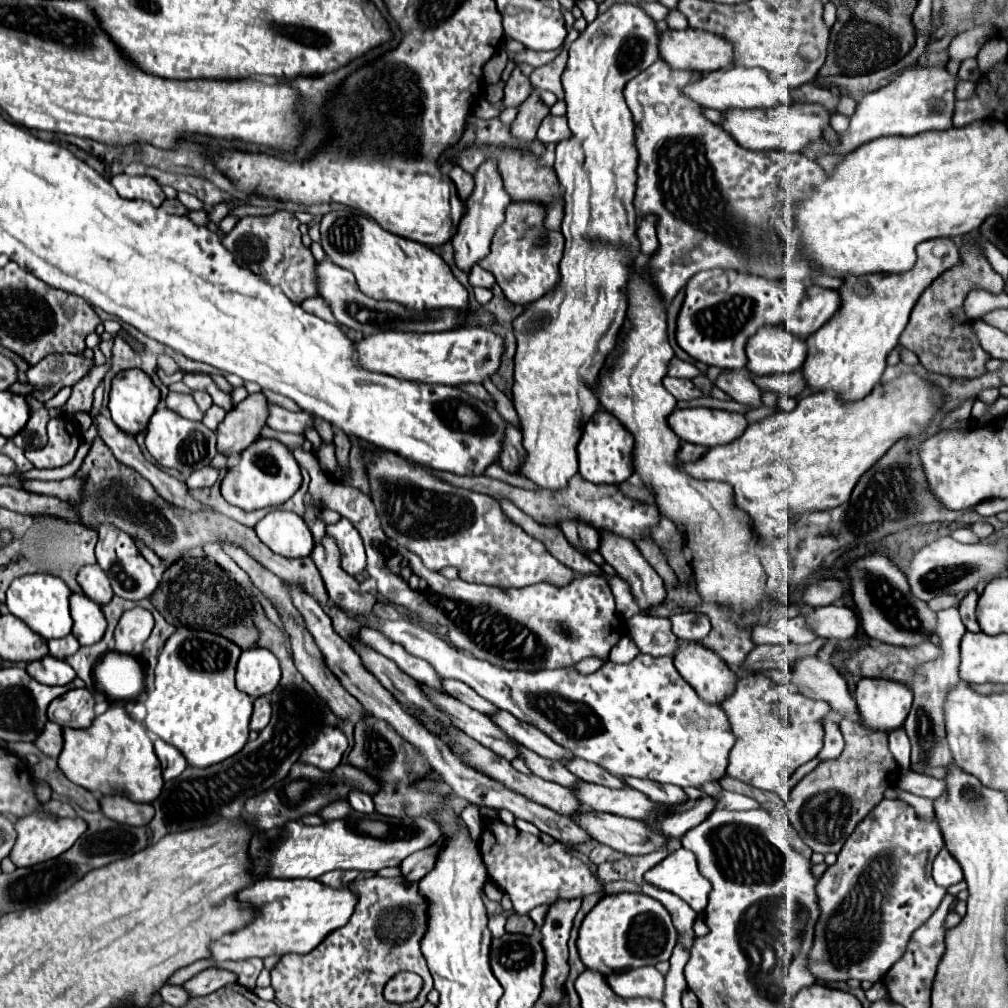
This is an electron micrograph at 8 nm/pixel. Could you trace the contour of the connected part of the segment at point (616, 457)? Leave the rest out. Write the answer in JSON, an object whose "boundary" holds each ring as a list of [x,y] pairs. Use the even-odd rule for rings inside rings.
{"boundary":[[[598,412],[584,426],[582,440],[578,444],[578,460],[580,474],[592,484],[620,484],[634,474],[634,440],[632,434],[620,424],[616,416],[610,412]]]}

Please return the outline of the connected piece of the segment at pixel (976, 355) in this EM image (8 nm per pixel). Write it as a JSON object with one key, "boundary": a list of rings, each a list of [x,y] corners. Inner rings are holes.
{"boundary":[[[970,232],[964,236],[966,246],[970,246],[970,254],[962,254],[962,264],[958,264],[956,268],[946,270],[944,274],[940,274],[918,298],[910,322],[904,328],[902,336],[900,336],[900,344],[908,350],[912,350],[918,358],[920,364],[928,370],[928,372],[938,372],[938,374],[950,374],[950,376],[962,376],[962,378],[978,378],[986,372],[984,364],[990,358],[978,344],[974,330],[970,324],[970,320],[966,318],[964,310],[962,310],[962,302],[966,298],[966,294],[972,288],[982,288],[988,292],[1002,292],[1004,290],[1004,280],[990,268],[988,260],[980,254],[974,236],[978,236],[976,232]]]}

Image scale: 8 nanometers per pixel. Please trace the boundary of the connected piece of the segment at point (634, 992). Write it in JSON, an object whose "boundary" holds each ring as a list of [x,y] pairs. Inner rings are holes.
{"boundary":[[[652,965],[616,972],[606,980],[610,988],[622,998],[664,998],[664,976]]]}

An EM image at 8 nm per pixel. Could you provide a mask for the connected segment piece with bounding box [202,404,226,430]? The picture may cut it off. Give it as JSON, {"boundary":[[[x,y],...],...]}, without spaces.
{"boundary":[[[214,404],[214,406],[204,414],[204,420],[202,420],[202,422],[204,422],[210,430],[216,430],[216,426],[224,420],[224,416],[226,416],[226,412],[224,412],[220,406]]]}

